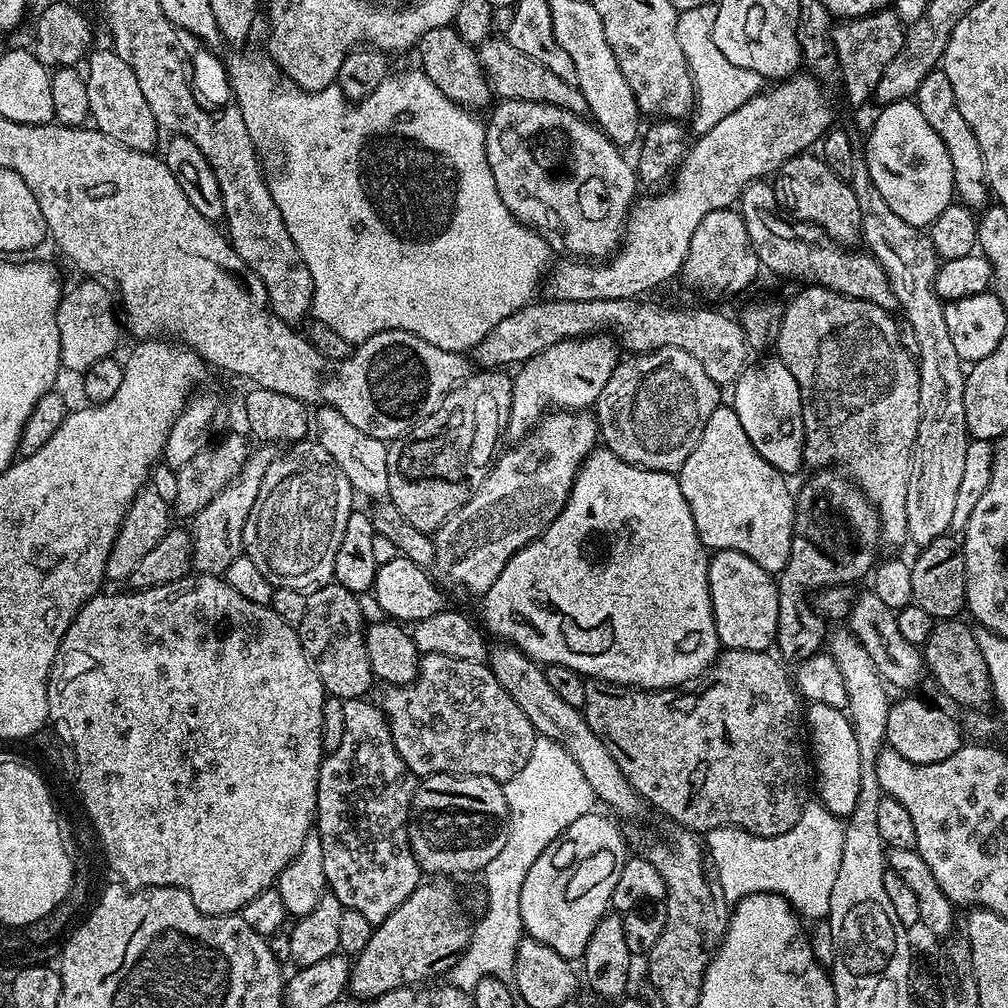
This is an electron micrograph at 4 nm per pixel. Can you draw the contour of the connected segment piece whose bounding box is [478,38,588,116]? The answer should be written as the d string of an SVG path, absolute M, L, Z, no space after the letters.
M489 38L479 45L478 55L480 64L484 68L484 76L492 87L493 93L500 100L521 100L522 102L534 102L535 104L549 104L558 106L567 112L573 112L575 116L584 116L588 112L586 98L582 98L582 90L575 84L565 82L558 78L558 74L546 70L534 58L522 54L522 50L510 46L506 38Z

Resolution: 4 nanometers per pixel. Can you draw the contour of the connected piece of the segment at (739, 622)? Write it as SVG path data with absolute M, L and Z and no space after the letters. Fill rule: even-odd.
M716 550L708 562L708 585L714 610L716 633L725 649L769 651L776 643L778 630L778 594L780 593L773 573L762 570L754 558L746 558L738 550Z

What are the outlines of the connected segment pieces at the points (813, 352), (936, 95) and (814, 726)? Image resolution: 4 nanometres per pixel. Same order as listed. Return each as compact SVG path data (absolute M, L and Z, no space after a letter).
M808 286L805 289L805 292L798 293L792 301L787 301L780 333L776 336L774 345L775 355L784 363L786 370L790 370L790 374L794 374L794 378L798 382L798 390L802 398L802 422L804 423L804 463L812 470L824 470L829 466L839 466L843 469L847 479L851 480L876 505L876 510L880 514L883 543L885 545L905 543L908 540L906 490L910 481L911 456L914 454L915 436L918 434L919 424L919 370L917 361L903 348L898 338L897 321L886 310L882 310L865 300L832 292L829 288Z
M942 70L926 74L926 78L922 78L922 86L918 86L914 99L918 110L922 110L922 118L930 122L934 134L942 138L942 146L946 146L946 154L950 154L950 166L954 166L955 195L959 203L966 204L973 210L983 209L990 200L986 162L982 162L982 149L978 146L978 138L974 138L974 130L970 130L966 118L962 118L962 110L958 110L950 78L946 78Z
M809 703L806 708L806 732L810 737L814 776L820 779L819 803L824 804L830 814L846 818L854 810L854 802L858 802L860 789L860 755L852 721L839 708Z

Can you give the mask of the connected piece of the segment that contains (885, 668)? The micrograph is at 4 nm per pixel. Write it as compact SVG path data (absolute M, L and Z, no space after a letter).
M864 590L856 597L846 621L846 628L856 637L862 649L870 656L870 661L874 662L881 676L893 689L914 688L920 679L926 676L926 665L921 649L915 644L906 642L906 638L902 638L901 632L898 631L896 613L897 609L886 606L886 602L878 598L878 594Z

